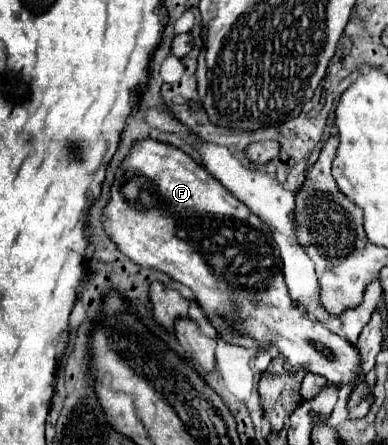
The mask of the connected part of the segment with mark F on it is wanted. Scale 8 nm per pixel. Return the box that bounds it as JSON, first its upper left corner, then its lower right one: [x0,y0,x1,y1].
[101,140,361,384]

